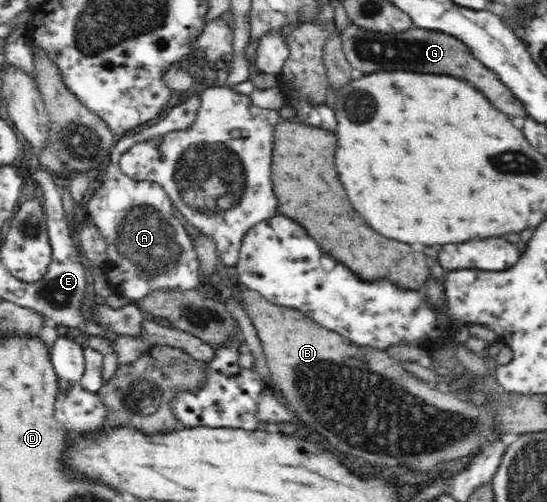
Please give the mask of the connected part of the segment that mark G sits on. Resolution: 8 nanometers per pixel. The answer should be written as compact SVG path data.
M350 23L341 38L343 51L350 61L351 67L366 75L372 72L422 72L422 74L448 74L468 81L504 114L514 119L527 116L522 101L503 83L492 69L476 59L464 42L442 31L414 27L399 33L382 34Z

